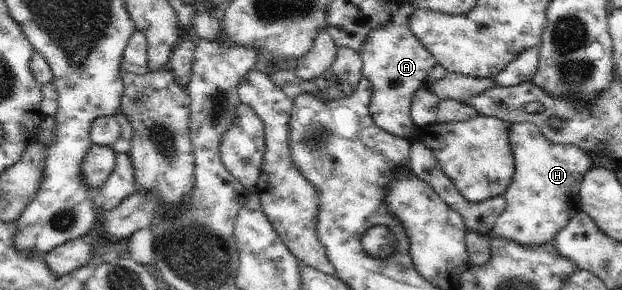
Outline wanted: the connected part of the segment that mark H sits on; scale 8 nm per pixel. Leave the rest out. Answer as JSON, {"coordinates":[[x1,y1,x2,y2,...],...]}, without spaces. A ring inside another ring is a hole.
{"coordinates":[[511,123,509,126,509,143,515,158,515,171,513,174,513,179,509,184,509,187,505,190,505,199,506,206,504,207,504,212,498,217,496,220,494,228,489,233,488,240,492,240,492,237,499,239,510,239,516,243,522,243,523,245,530,245,531,247,534,245,541,245,542,243,552,241,553,238,568,224,568,221,576,212,579,211,579,192,581,187,582,179,586,172,590,169,594,168,593,162,601,159,602,157,598,157,596,155,590,155,589,153,585,153,581,148,578,148,575,144,552,144,548,139,546,139,538,127,534,123]]}

